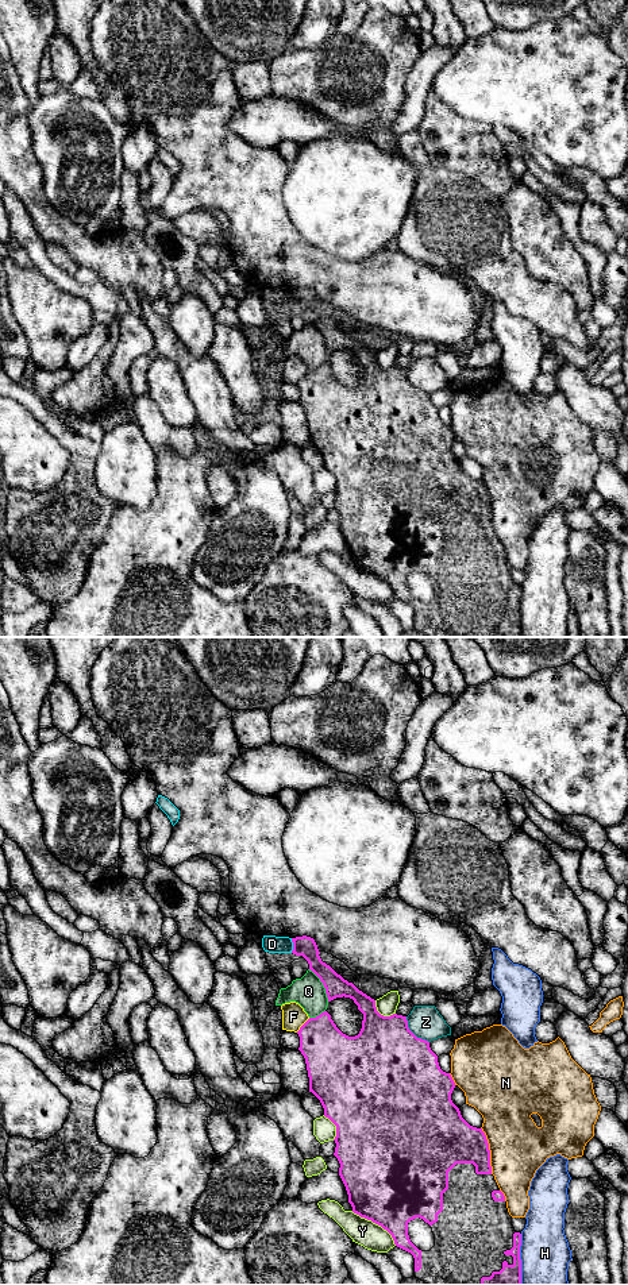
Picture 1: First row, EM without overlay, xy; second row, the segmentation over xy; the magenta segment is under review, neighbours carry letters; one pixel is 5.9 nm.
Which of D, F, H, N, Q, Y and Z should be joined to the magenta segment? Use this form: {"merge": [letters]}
{"merge": []}

